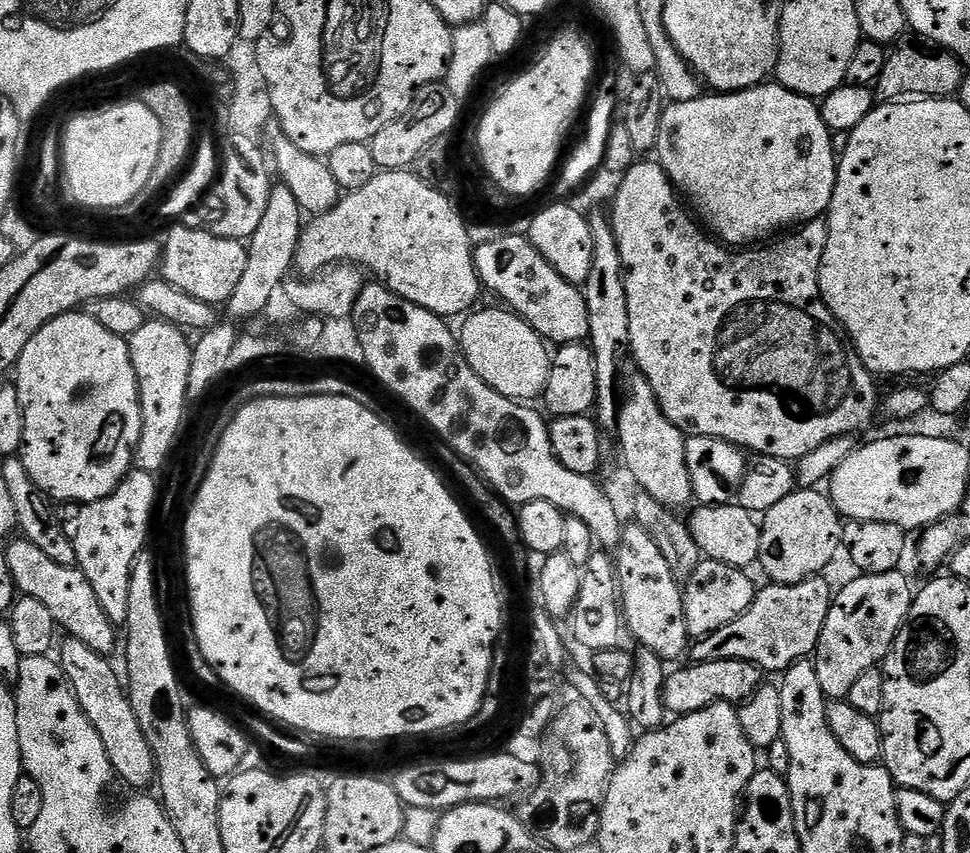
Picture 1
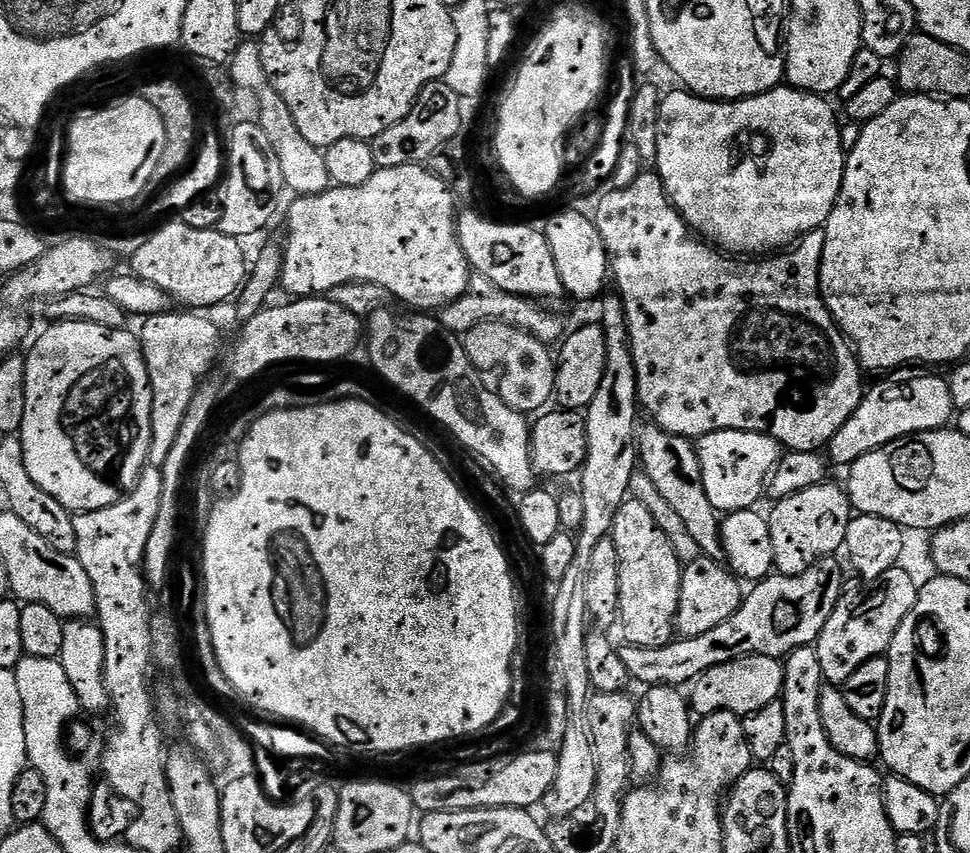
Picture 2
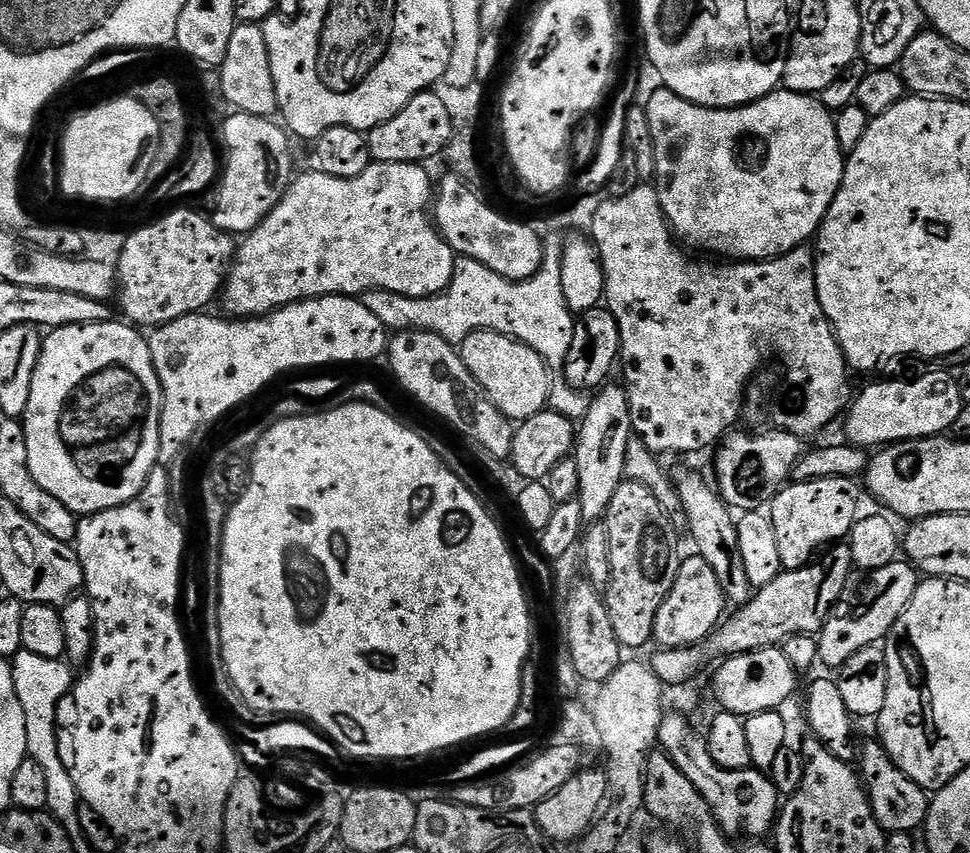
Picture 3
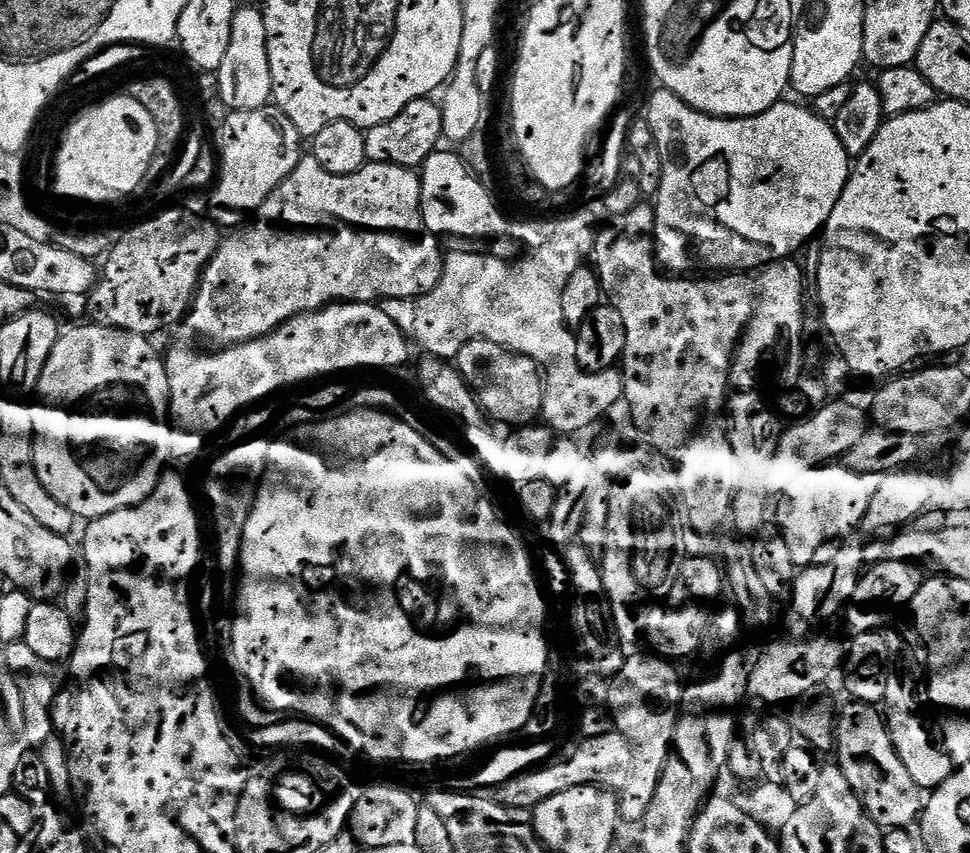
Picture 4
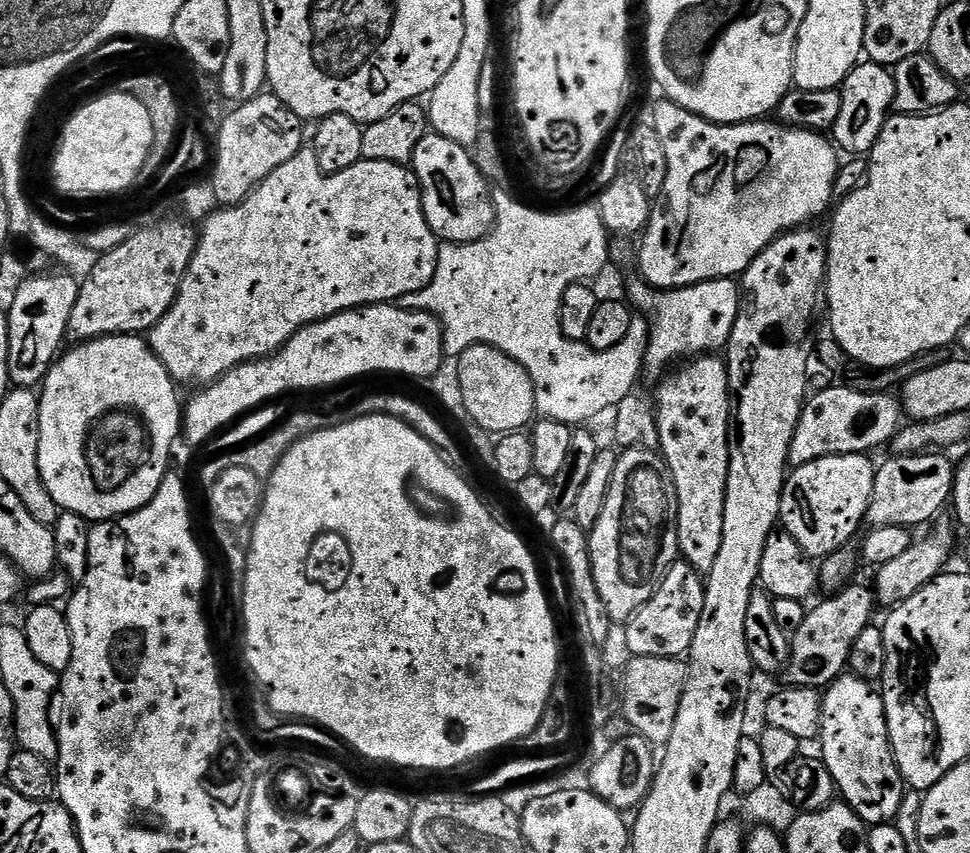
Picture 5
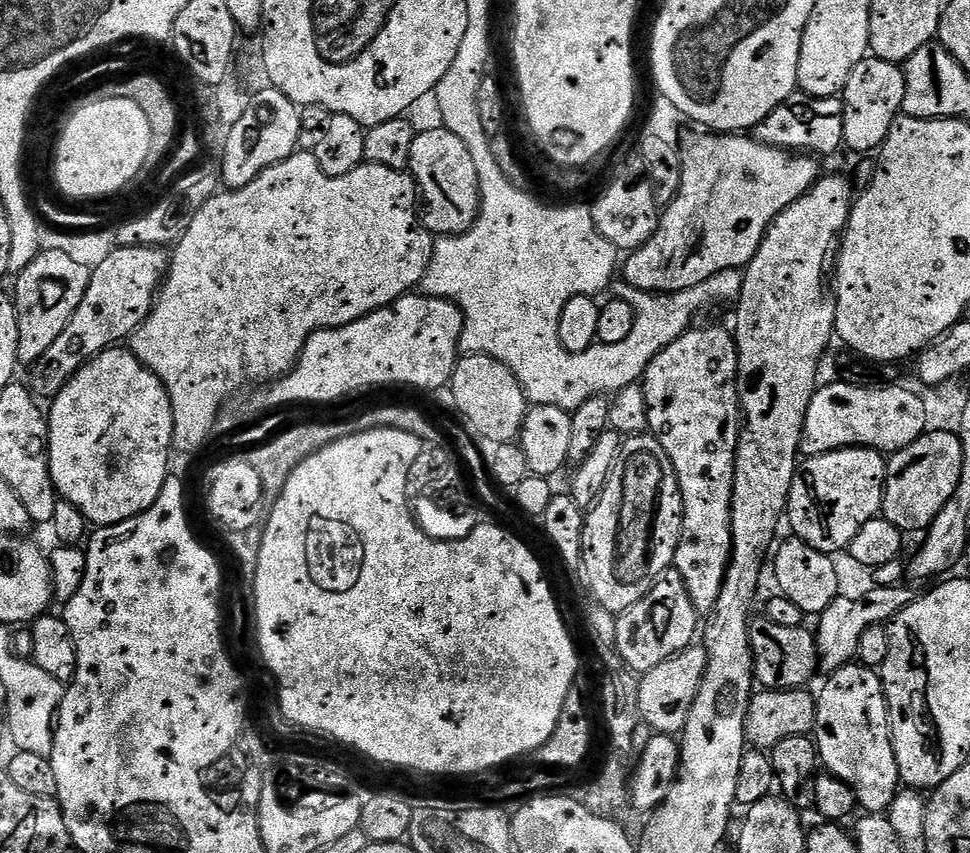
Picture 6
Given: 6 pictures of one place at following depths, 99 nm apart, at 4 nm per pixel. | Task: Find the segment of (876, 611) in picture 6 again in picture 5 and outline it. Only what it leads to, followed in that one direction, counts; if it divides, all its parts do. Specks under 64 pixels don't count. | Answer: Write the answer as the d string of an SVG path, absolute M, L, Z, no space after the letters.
M855 582L829 595L816 609L809 611L802 622L802 630L790 638L788 650L787 683L793 688L825 689L848 668L854 638L873 623L874 592Z

